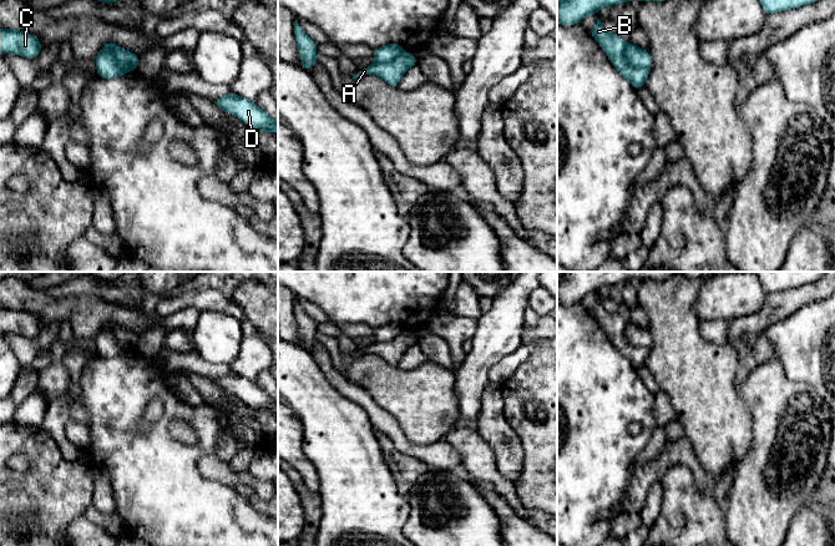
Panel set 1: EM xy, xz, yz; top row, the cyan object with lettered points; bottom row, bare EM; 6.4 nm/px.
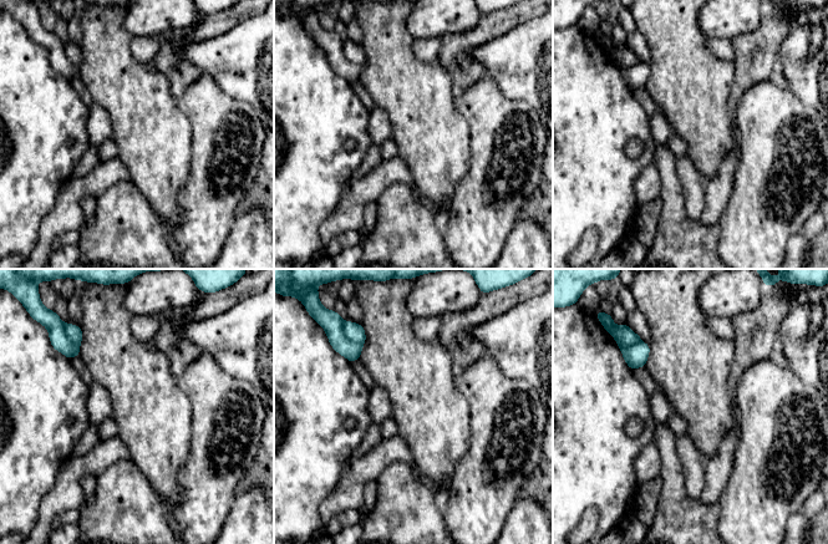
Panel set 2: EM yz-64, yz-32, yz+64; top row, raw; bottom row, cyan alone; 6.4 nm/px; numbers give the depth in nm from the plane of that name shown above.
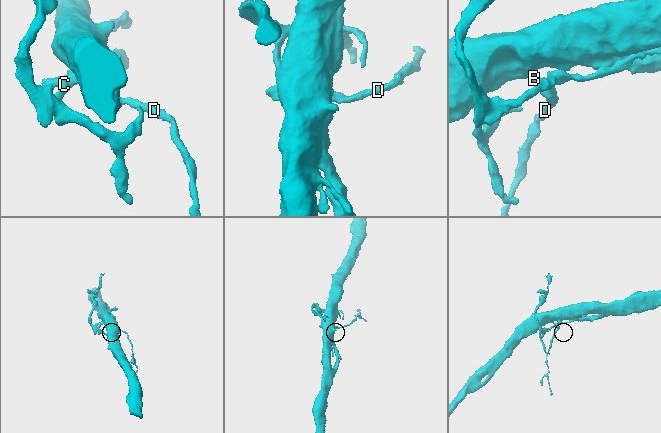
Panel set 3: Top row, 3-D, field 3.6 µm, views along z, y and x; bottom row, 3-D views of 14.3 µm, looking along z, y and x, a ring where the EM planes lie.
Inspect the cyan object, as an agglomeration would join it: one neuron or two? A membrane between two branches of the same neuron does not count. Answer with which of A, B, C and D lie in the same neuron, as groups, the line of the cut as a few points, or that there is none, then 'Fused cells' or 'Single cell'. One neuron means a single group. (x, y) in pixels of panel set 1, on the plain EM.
Groups: A C / B D. Split along yz (625, 323), (625, 337), (633, 344), (648, 348). Fused cells

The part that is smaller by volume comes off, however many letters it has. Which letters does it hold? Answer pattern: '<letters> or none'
A, C

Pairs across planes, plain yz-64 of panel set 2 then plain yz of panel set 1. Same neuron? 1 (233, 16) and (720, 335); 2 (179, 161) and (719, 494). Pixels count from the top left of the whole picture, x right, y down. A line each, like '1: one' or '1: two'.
1: two
2: two

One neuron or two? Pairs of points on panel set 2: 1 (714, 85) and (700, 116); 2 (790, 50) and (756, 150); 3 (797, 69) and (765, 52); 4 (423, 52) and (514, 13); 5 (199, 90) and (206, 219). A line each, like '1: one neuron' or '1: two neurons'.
1: one neuron
2: two neurons
3: two neurons
4: two neurons
5: one neuron

